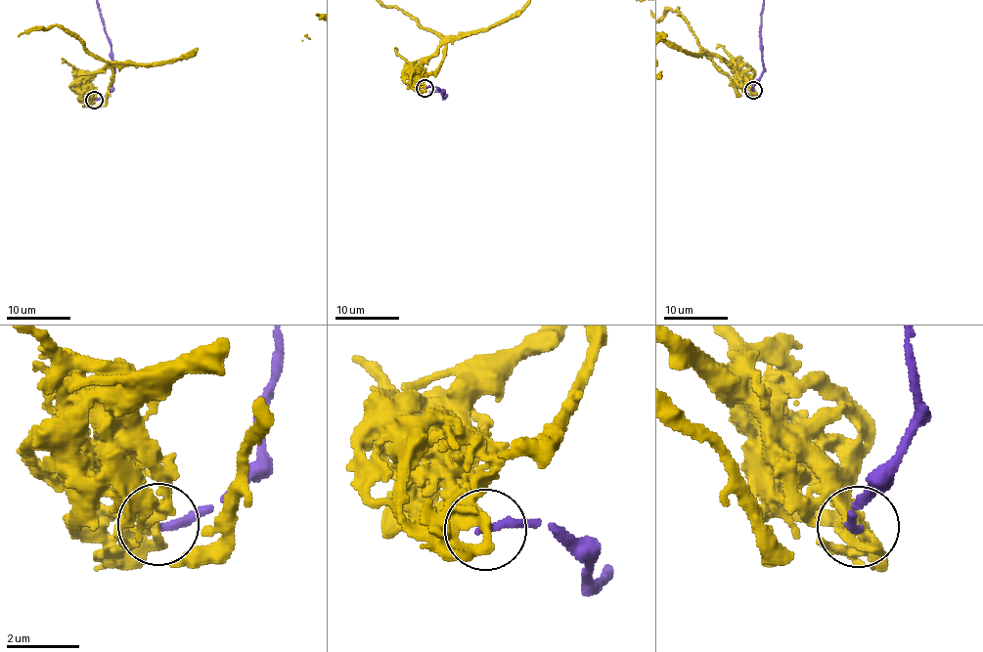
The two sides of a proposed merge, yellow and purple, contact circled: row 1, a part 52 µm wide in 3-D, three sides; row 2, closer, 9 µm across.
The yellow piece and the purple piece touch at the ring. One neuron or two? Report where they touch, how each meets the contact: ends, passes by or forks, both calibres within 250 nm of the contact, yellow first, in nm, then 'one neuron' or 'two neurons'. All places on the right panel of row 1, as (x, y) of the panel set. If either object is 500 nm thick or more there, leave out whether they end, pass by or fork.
at (753, 90); yellow passes by; purple ends there; 360 nm thick on the yellow side, 240 nm on the other; two neurons

